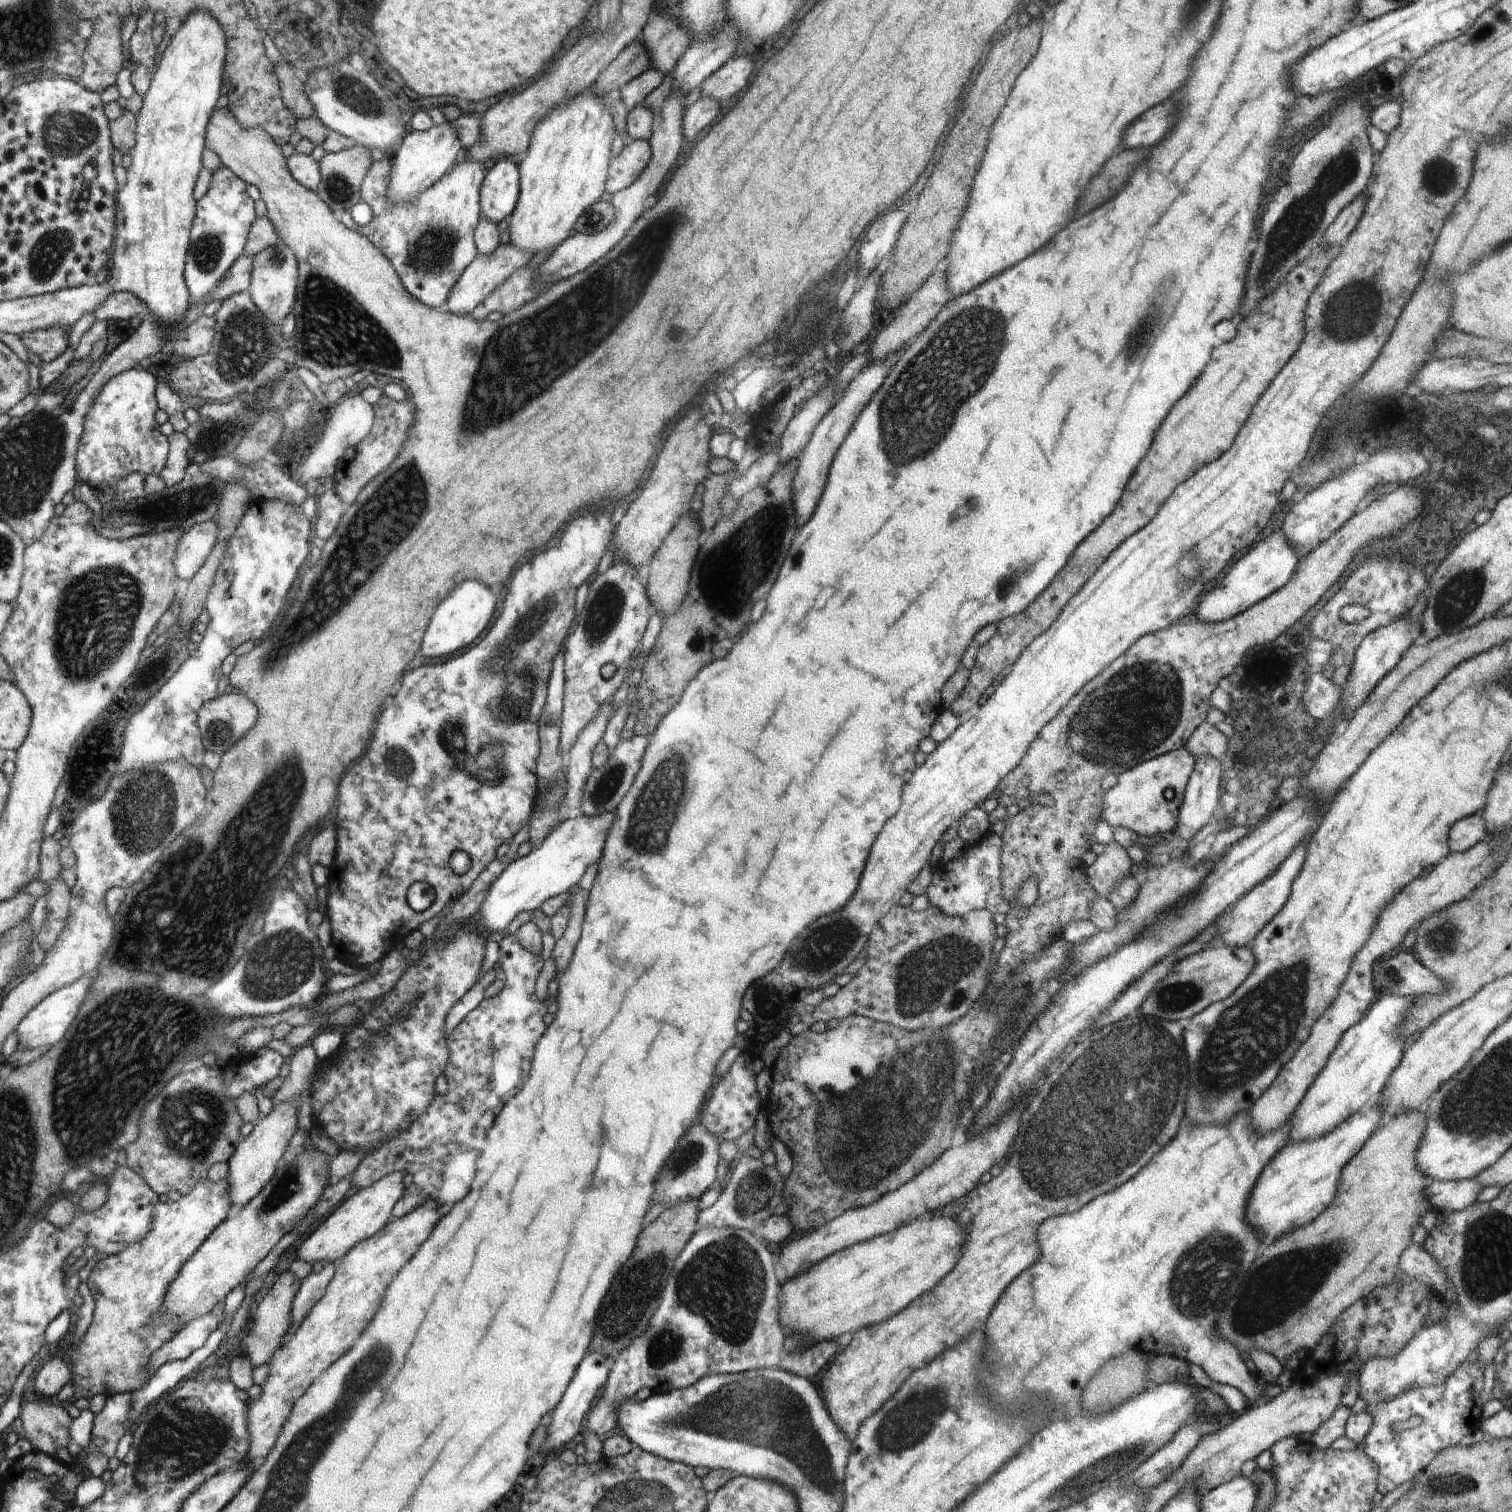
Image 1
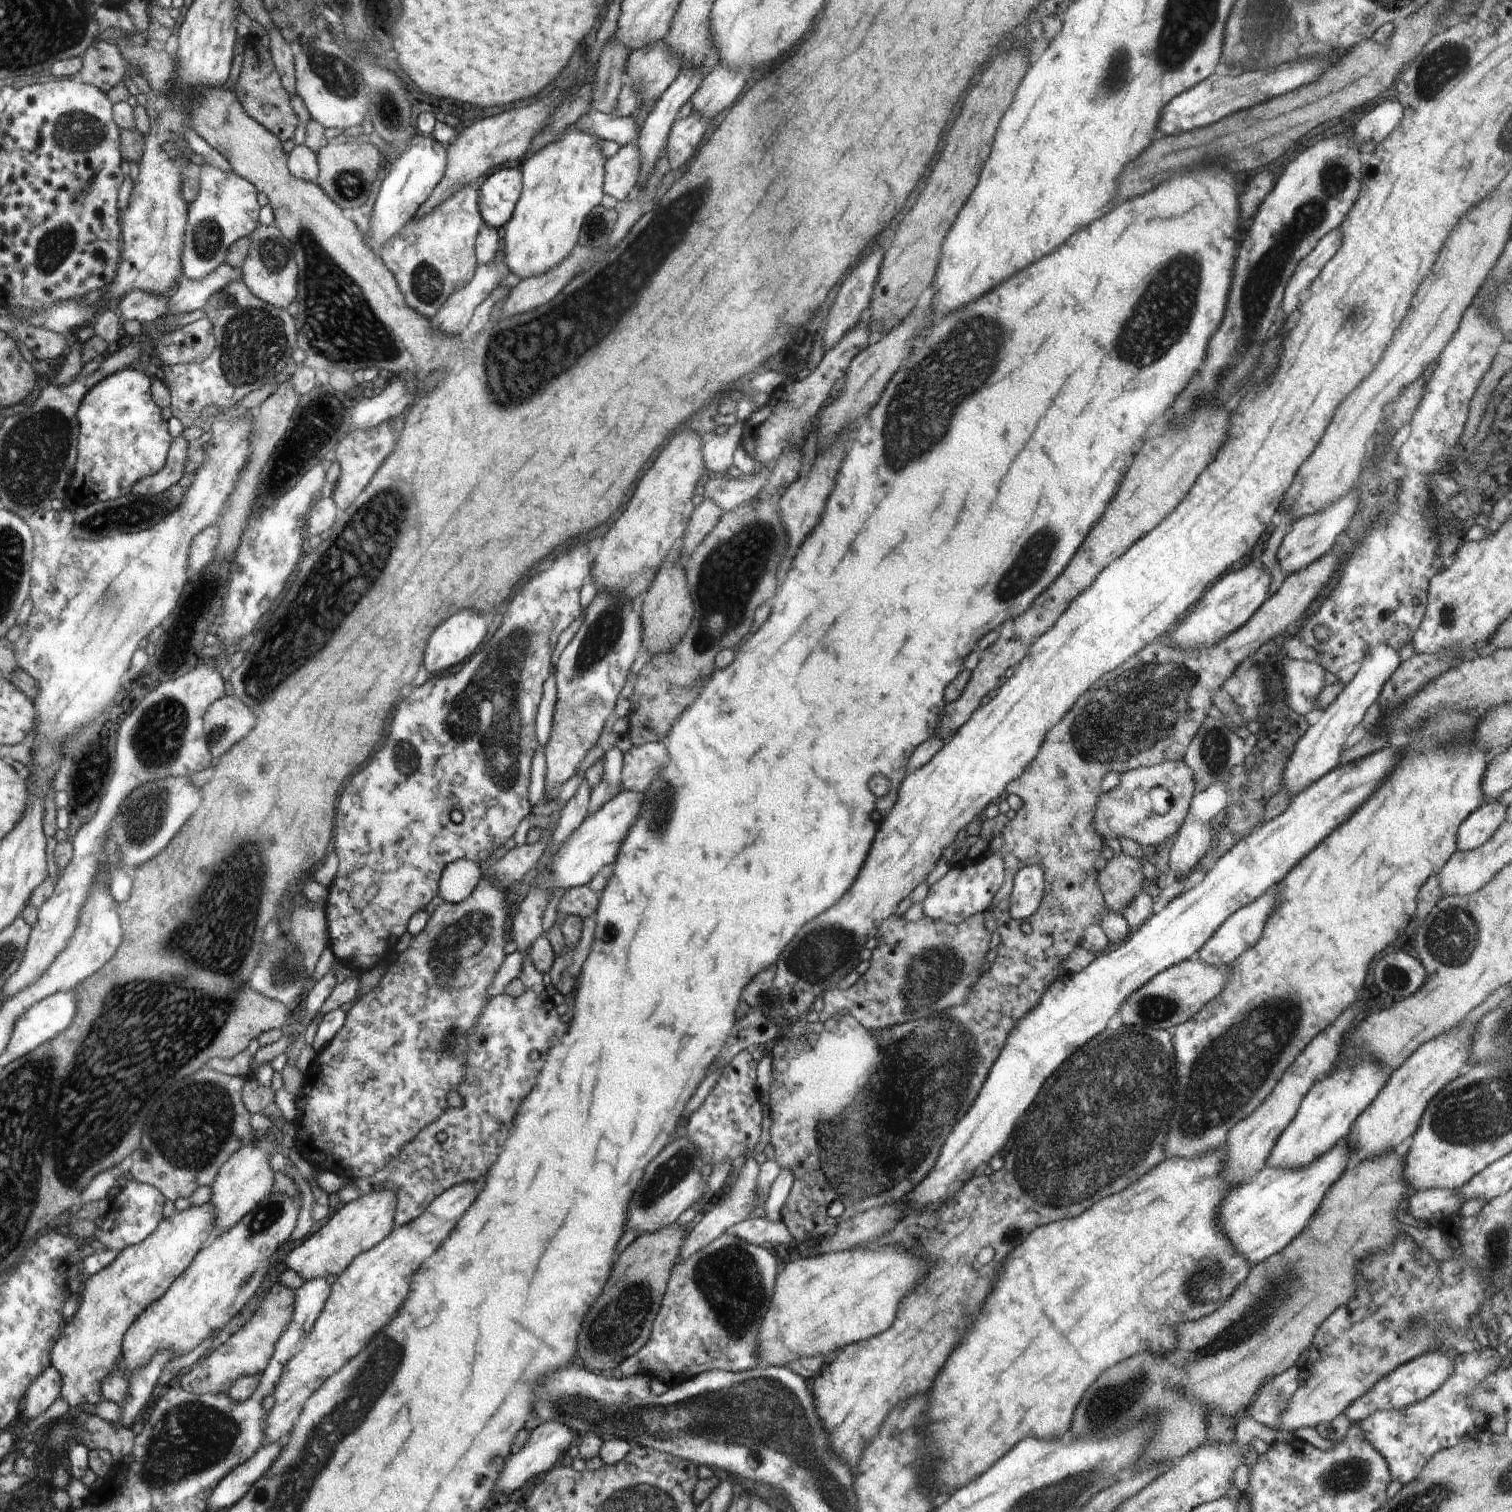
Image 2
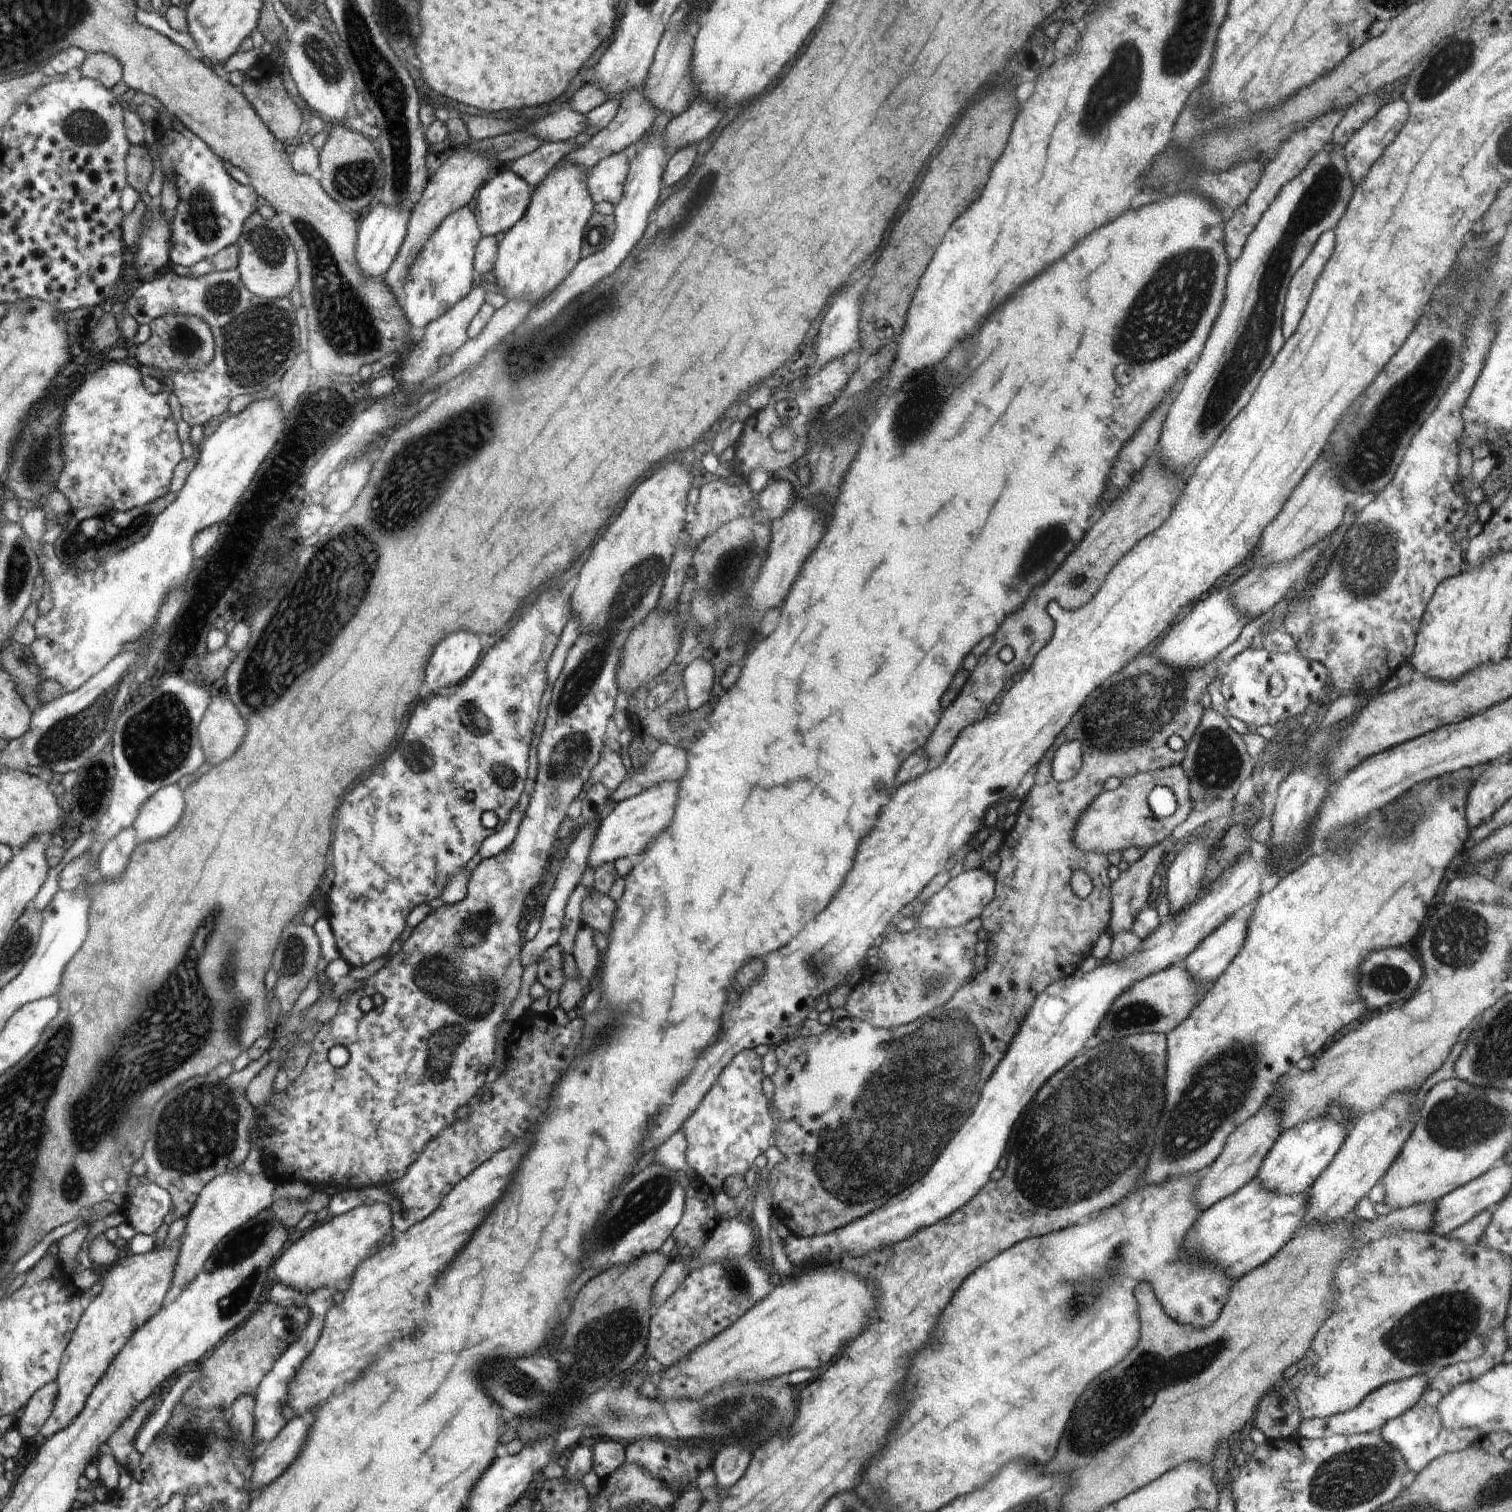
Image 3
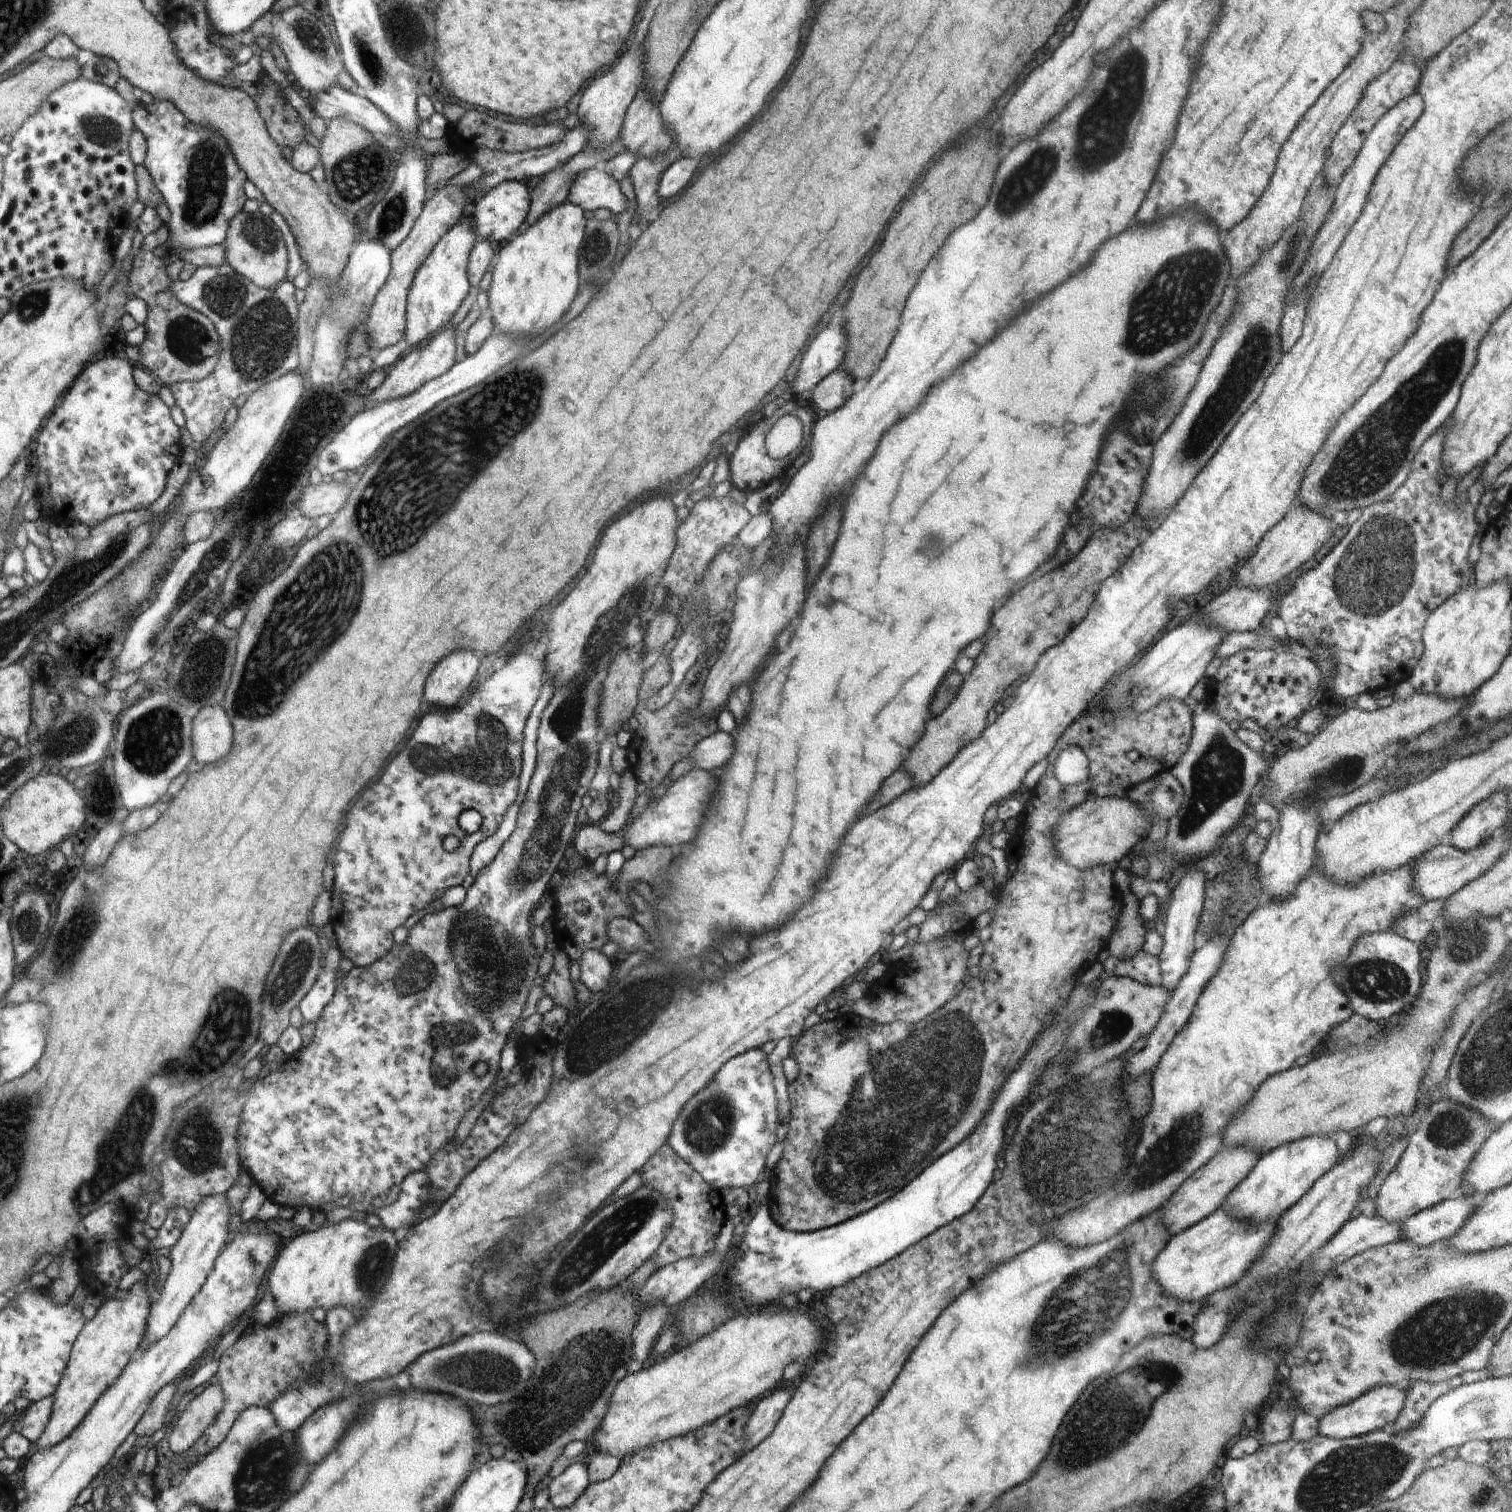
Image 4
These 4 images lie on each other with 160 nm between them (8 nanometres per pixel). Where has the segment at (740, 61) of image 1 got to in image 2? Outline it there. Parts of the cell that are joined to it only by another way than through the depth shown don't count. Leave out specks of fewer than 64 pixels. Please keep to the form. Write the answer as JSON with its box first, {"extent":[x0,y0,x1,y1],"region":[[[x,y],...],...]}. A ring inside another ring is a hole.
{"extent":[690,64,744,120],"region":[[[718,64],[701,80],[698,90],[690,97],[693,111],[711,120],[726,110],[744,88],[744,76]]]}

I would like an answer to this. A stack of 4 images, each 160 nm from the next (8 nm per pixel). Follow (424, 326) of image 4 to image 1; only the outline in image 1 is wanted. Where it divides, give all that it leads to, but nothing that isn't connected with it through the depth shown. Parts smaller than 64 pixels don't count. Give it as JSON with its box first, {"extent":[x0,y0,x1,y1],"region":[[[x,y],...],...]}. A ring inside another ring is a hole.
{"extent":[340,156,485,309],"region":[[[384,156],[381,160],[376,160],[361,186],[361,200],[372,209],[371,221],[366,225],[358,225],[352,219],[351,211],[342,213],[340,220],[346,227],[358,231],[361,235],[366,235],[366,238],[369,238],[370,242],[373,242],[374,246],[377,246],[378,250],[389,258],[397,269],[406,290],[415,299],[434,309],[443,309],[449,294],[461,278],[460,274],[465,272],[476,257],[474,228],[477,228],[478,220],[481,220],[479,198],[485,177],[485,164],[466,160],[458,162],[444,177],[415,198],[412,203],[403,205],[394,205],[388,196],[389,178],[392,176],[393,166],[392,156]]]}

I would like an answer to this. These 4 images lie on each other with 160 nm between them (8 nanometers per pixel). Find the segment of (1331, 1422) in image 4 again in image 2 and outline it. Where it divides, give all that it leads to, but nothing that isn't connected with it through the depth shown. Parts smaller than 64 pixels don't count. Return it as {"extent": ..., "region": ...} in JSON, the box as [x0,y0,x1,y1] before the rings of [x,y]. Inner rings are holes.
{"extent":[1344,1351,1457,1423],"region":[[[1431,1351],[1399,1366],[1392,1373],[1381,1378],[1366,1394],[1357,1398],[1345,1410],[1344,1415],[1348,1417],[1351,1423],[1362,1422],[1376,1411],[1405,1409],[1408,1405],[1428,1398],[1452,1374],[1455,1365],[1453,1362],[1456,1355],[1457,1353],[1452,1356],[1449,1353],[1442,1353],[1441,1351]]]}

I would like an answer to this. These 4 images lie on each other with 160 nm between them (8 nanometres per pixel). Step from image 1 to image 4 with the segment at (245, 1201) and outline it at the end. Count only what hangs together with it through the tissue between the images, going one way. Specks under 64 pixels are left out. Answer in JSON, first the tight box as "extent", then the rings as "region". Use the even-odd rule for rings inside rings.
{"extent":[142,1195,233,1350],"region":[[[210,1195],[206,1197],[196,1209],[193,1210],[190,1220],[184,1228],[182,1236],[170,1249],[171,1270],[166,1283],[160,1292],[157,1292],[156,1300],[151,1306],[151,1313],[145,1336],[143,1338],[142,1350],[146,1350],[162,1340],[178,1324],[181,1314],[193,1301],[193,1298],[202,1290],[206,1276],[210,1274],[214,1260],[221,1254],[224,1244],[228,1240],[228,1229],[232,1222],[233,1208],[224,1195]]]}

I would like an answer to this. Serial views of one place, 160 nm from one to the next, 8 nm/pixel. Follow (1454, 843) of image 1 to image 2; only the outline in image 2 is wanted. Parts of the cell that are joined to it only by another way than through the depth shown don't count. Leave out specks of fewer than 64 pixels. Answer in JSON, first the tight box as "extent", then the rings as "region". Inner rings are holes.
{"extent":[1457,803,1507,851],"region":[[[1482,803],[1461,822],[1457,832],[1457,850],[1471,851],[1481,847],[1505,821],[1507,806],[1502,803]]]}

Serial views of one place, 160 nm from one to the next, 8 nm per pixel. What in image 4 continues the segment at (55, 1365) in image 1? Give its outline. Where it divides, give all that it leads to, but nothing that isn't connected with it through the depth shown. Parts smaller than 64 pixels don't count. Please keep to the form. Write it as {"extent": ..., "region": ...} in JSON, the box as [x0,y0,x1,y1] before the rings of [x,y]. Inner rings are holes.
{"extent":[13,1396,53,1442],"region":[[[53,1396],[33,1402],[23,1412],[23,1416],[15,1421],[13,1431],[21,1434],[30,1442],[37,1442],[48,1424],[53,1409]]]}

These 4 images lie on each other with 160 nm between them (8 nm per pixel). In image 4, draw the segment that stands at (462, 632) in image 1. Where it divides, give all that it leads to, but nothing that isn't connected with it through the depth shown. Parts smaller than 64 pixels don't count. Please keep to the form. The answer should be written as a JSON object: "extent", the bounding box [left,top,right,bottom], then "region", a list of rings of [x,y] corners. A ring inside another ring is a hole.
{"extent":[426,652,478,708],"region":[[[454,652],[450,658],[438,662],[430,686],[426,686],[426,702],[432,706],[452,708],[458,704],[464,688],[470,687],[476,680],[478,658],[472,652]]]}

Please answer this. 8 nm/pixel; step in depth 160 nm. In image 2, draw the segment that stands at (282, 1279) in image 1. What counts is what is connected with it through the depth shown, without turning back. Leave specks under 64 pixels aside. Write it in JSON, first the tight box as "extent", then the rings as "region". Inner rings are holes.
{"extent":[180,1282,295,1395],"region":[[[272,1282],[262,1296],[260,1308],[254,1312],[250,1320],[228,1341],[218,1346],[210,1356],[206,1355],[204,1360],[198,1360],[198,1364],[184,1374],[180,1386],[196,1395],[218,1394],[226,1393],[238,1377],[259,1377],[273,1357],[278,1339],[292,1322],[295,1305],[295,1290],[287,1289],[280,1282]]]}

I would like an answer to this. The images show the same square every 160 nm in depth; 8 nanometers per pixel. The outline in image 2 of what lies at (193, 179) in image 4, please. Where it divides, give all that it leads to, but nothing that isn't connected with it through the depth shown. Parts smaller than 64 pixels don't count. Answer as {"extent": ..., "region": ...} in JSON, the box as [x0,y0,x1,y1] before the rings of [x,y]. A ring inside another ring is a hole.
{"extent":[184,165,258,279],"region":[[[200,165],[199,187],[190,201],[186,219],[184,276],[199,279],[208,276],[218,265],[226,263],[230,246],[241,237],[250,237],[258,226],[256,187],[234,171],[222,172],[211,165]]]}

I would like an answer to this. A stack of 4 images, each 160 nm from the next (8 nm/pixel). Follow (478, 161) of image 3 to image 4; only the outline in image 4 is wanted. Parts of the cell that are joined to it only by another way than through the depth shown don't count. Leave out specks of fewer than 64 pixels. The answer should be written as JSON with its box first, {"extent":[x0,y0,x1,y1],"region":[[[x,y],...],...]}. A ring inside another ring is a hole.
{"extent":[365,185,464,360],"region":[[[446,185],[434,193],[429,193],[428,199],[423,204],[423,209],[416,222],[410,229],[404,242],[392,251],[392,270],[385,286],[377,294],[373,308],[365,324],[365,334],[369,336],[369,353],[372,360],[375,354],[384,350],[387,346],[396,344],[405,336],[408,310],[409,290],[412,288],[417,270],[428,259],[430,253],[437,246],[437,242],[450,230],[448,226],[454,226],[460,220],[462,208],[464,208],[464,194],[461,187]]]}

